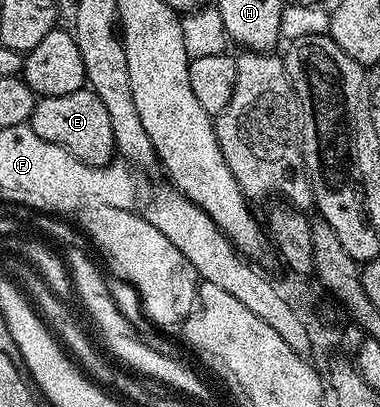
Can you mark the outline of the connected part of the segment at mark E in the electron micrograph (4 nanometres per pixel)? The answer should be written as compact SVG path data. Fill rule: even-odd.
M85 87L70 91L70 95L54 95L37 100L31 119L32 130L42 135L46 143L66 147L70 155L82 159L87 165L108 165L117 156L114 127L110 127L110 115L102 99Z

